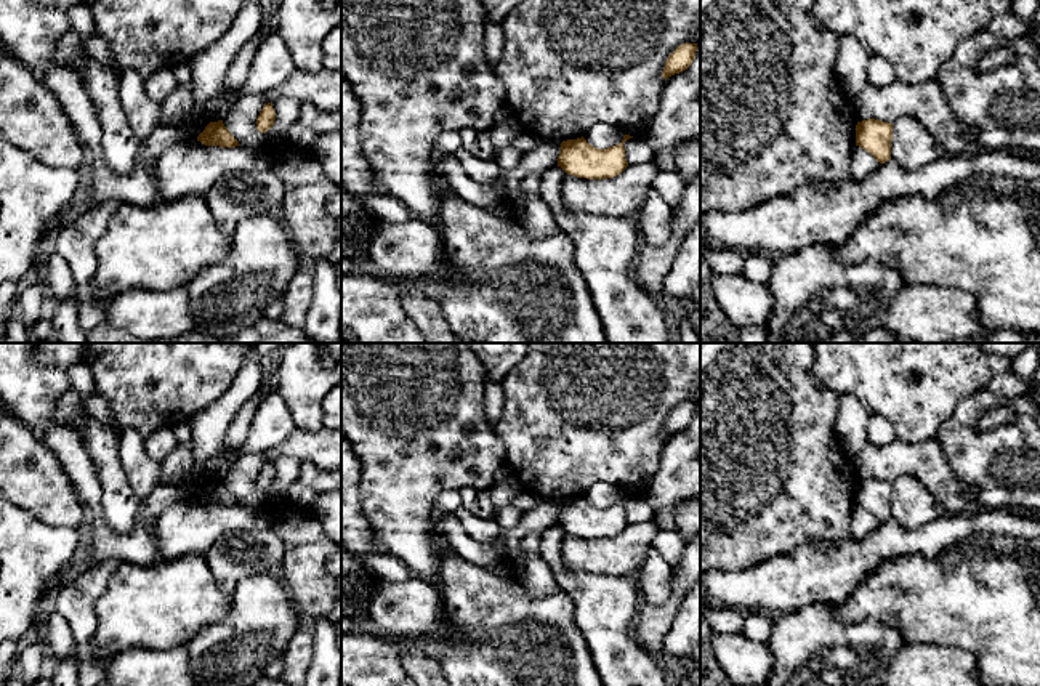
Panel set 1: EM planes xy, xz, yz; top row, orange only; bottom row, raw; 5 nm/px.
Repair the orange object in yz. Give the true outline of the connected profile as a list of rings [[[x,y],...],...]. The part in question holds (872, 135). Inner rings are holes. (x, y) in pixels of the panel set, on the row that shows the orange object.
[[[867,119],[856,125],[856,146],[870,152],[880,163],[891,159],[893,123]]]

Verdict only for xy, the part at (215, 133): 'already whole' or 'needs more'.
already whole

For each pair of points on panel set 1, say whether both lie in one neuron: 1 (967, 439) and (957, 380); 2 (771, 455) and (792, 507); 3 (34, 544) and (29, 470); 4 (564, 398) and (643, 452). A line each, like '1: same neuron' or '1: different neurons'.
1: different neurons
2: same neuron
3: different neurons
4: same neuron

